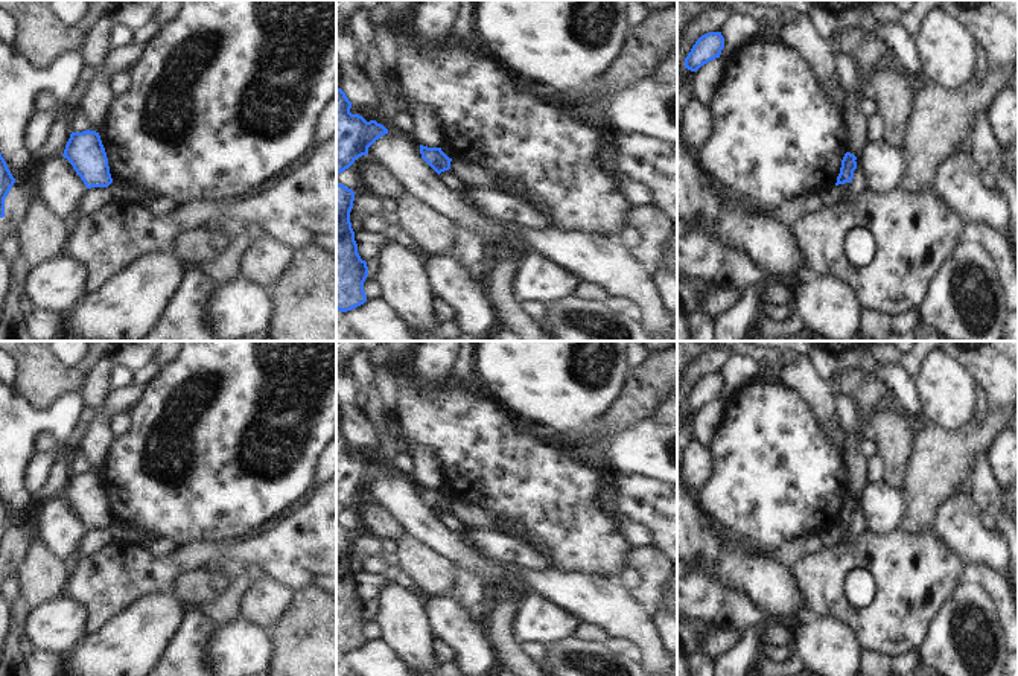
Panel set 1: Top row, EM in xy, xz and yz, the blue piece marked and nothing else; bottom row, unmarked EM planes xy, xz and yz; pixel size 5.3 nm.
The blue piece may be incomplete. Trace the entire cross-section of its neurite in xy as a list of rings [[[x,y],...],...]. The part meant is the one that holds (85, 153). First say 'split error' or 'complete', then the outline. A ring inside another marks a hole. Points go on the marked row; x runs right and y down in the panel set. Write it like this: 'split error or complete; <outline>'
complete; [[[90,129],[72,132],[62,157],[70,161],[87,189],[108,187],[113,183],[99,132]]]

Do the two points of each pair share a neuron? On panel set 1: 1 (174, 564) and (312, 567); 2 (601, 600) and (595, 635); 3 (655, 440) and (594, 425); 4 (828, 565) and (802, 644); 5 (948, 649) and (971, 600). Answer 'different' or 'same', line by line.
1: same
2: different
3: same
4: different
5: same

